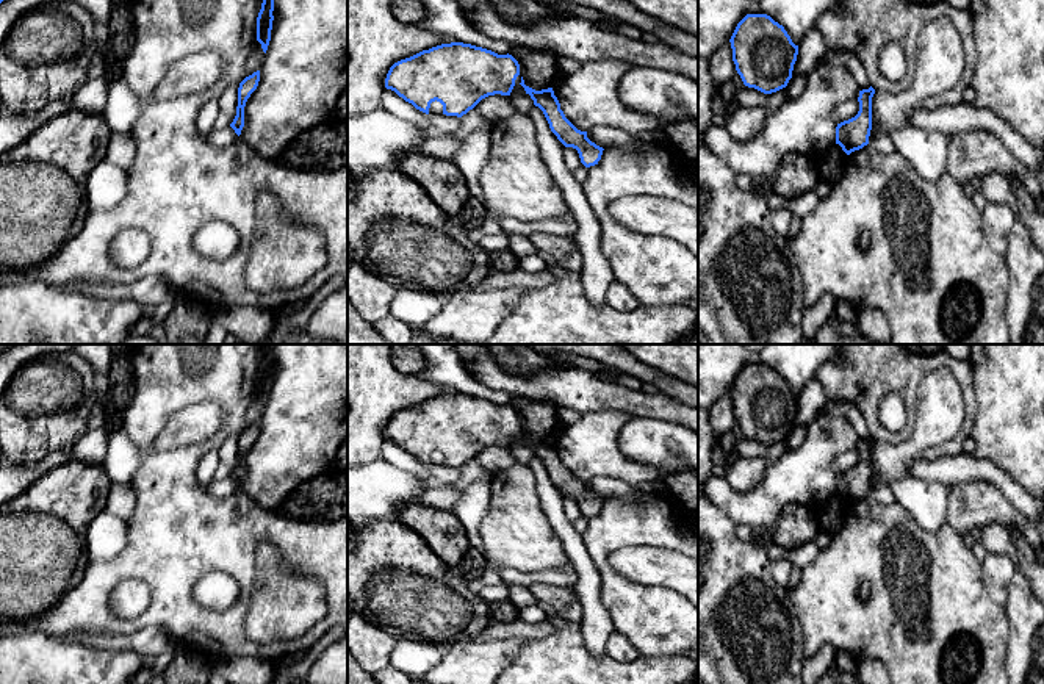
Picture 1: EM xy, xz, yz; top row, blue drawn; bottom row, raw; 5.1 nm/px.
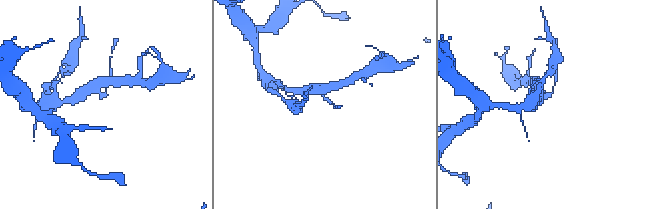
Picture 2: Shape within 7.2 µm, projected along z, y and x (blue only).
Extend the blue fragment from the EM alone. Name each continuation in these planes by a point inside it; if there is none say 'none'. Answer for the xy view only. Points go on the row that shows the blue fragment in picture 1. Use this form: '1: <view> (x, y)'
none

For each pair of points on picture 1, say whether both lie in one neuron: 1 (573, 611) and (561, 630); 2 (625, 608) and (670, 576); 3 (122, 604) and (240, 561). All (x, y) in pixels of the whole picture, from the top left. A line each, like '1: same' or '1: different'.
1: different
2: different
3: different

